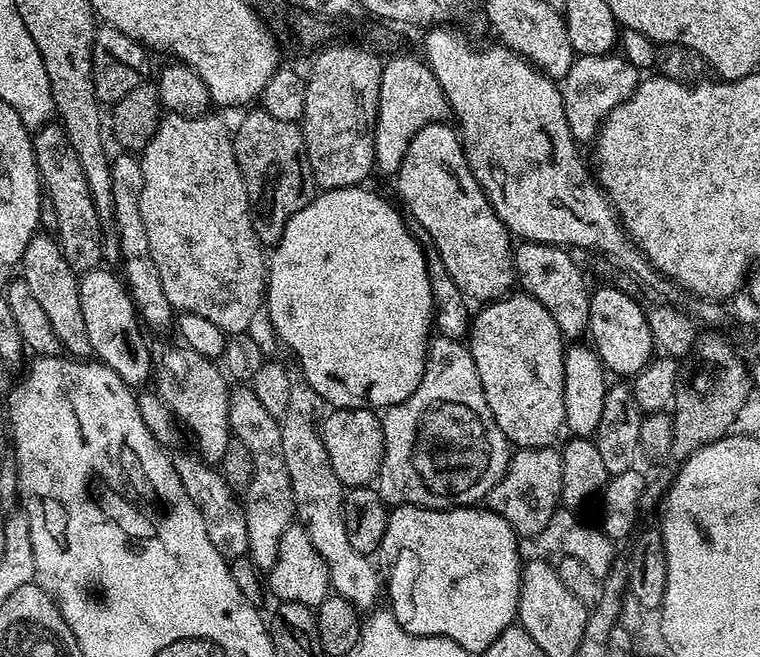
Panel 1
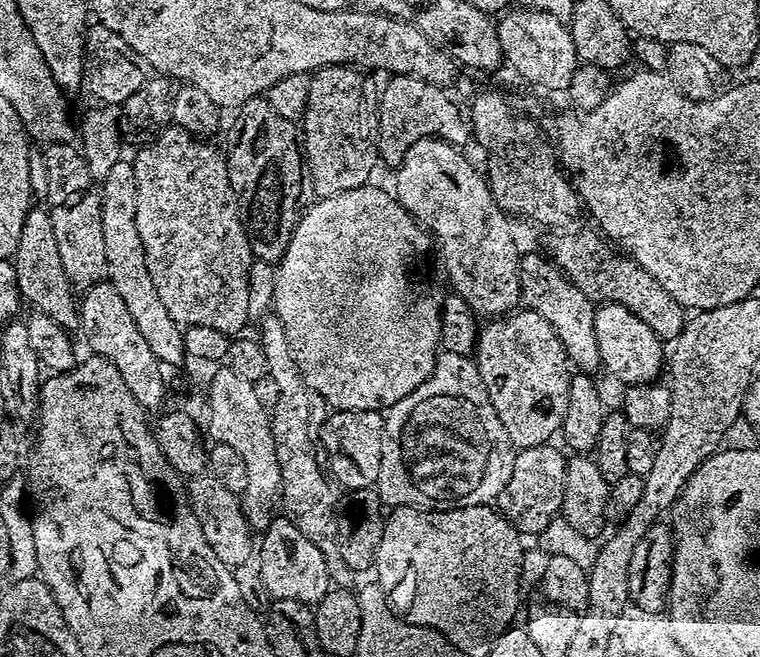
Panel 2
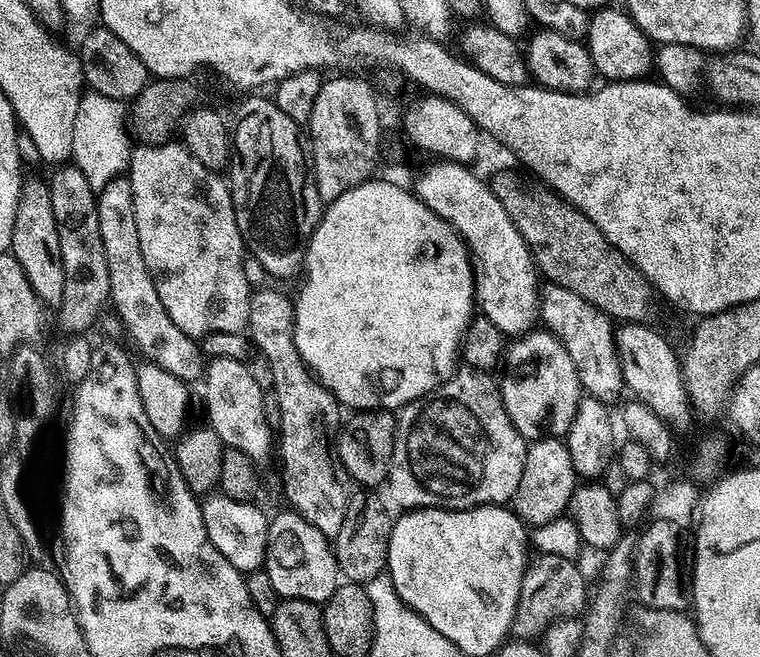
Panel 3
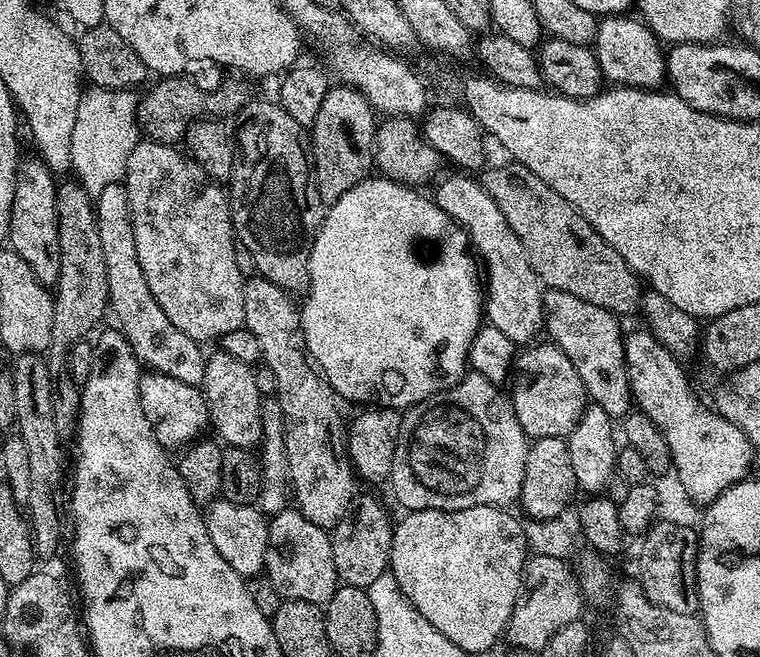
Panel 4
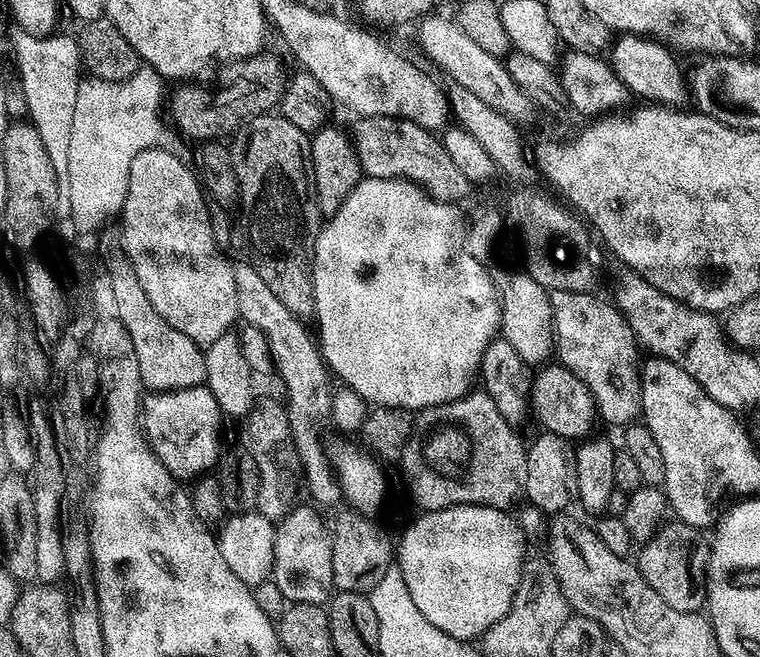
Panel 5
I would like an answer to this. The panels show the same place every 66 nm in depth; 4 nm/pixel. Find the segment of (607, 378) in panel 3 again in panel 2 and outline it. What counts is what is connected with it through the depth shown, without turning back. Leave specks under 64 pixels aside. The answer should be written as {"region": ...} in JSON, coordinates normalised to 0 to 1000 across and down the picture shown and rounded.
{"region":[[[691,382],[684,391],[684,446],[691,464],[699,473],[713,478],[713,484],[718,484],[718,490],[724,490],[724,496],[729,496],[729,502],[734,508],[734,514],[739,521],[742,536],[747,540],[749,549],[754,556],[758,554],[764,568],[784,569],[791,565],[792,553],[789,548],[789,522],[787,521],[787,508],[784,507],[784,472],[786,464],[780,463],[776,454],[771,454],[771,447],[766,447],[766,441],[761,441],[761,435],[755,435],[755,429],[750,429],[747,422],[725,400],[720,388],[709,390],[705,384]]]}

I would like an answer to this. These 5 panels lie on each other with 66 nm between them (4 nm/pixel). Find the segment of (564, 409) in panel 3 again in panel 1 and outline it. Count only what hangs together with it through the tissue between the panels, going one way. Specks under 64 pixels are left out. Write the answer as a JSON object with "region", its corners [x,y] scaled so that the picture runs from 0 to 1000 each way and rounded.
{"region":[[[679,441],[658,457],[638,461],[632,476],[622,479],[613,513],[616,534],[629,557],[629,575],[650,630],[650,642],[661,654],[670,677],[686,682],[718,682],[730,677],[732,662],[742,644],[742,539],[745,518],[737,498],[724,484],[724,472],[700,451]]]}

